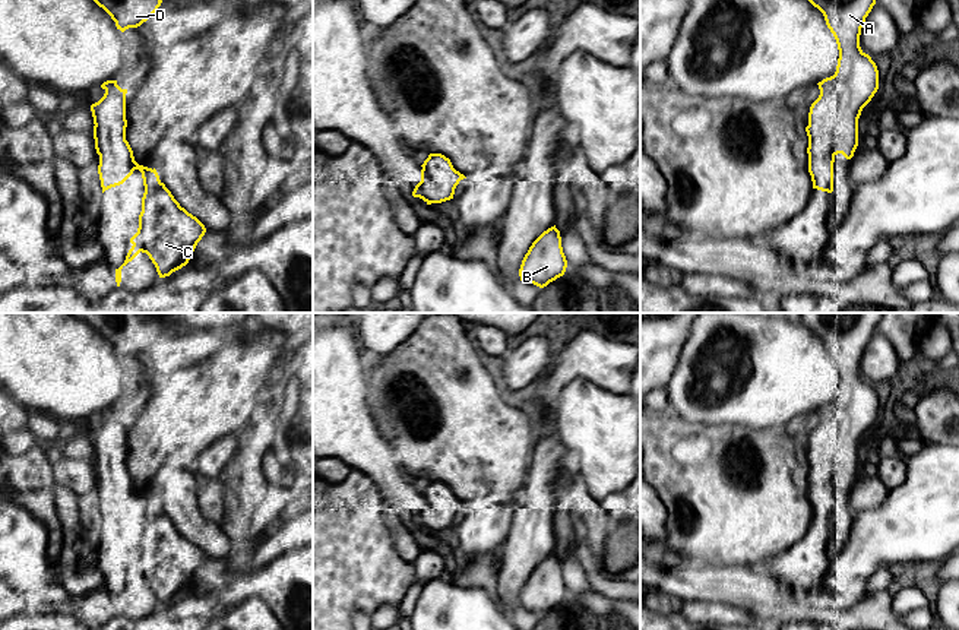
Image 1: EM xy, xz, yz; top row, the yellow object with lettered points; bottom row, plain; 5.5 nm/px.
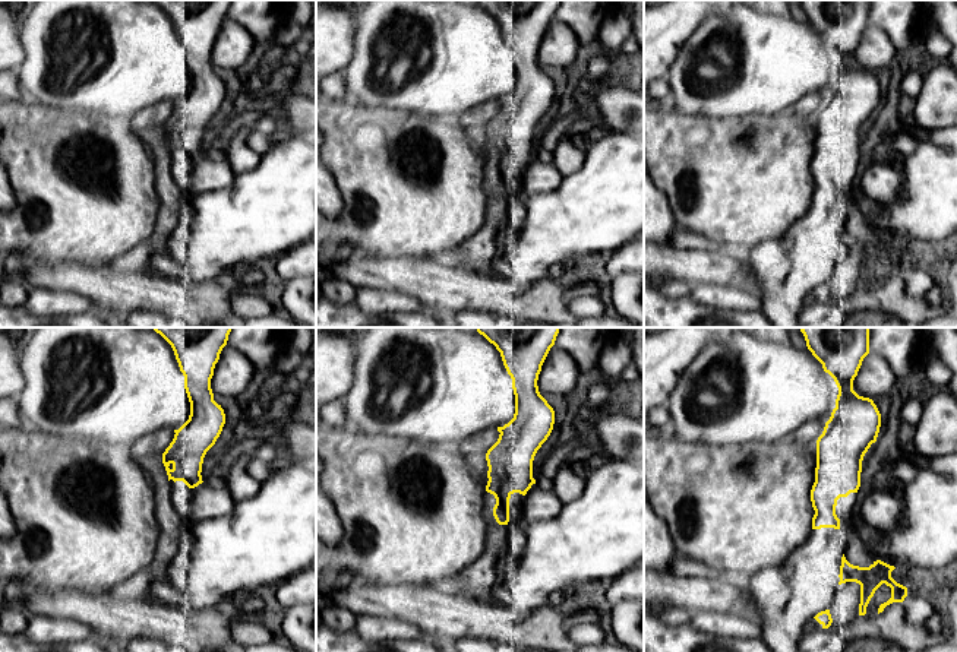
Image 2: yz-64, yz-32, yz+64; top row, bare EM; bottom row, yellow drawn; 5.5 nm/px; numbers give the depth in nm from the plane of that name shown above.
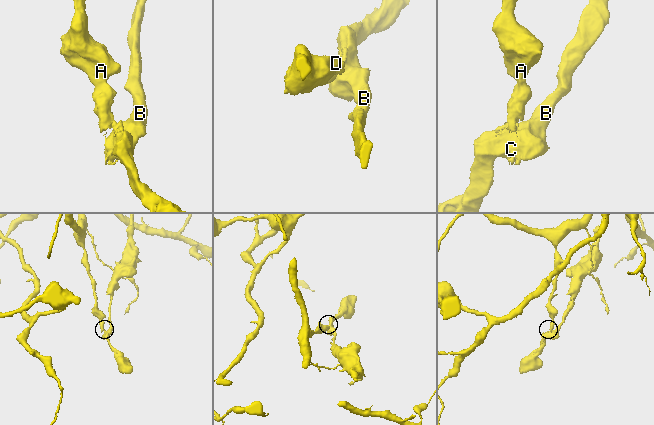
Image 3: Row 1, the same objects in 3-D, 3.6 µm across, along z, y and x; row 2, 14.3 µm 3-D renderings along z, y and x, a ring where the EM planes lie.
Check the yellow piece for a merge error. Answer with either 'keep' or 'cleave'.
cleave

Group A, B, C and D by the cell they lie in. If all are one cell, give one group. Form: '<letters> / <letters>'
A D / B C

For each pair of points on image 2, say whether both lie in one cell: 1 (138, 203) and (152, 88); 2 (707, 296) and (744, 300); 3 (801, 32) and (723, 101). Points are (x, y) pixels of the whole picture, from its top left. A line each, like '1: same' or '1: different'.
1: different
2: same
3: same

